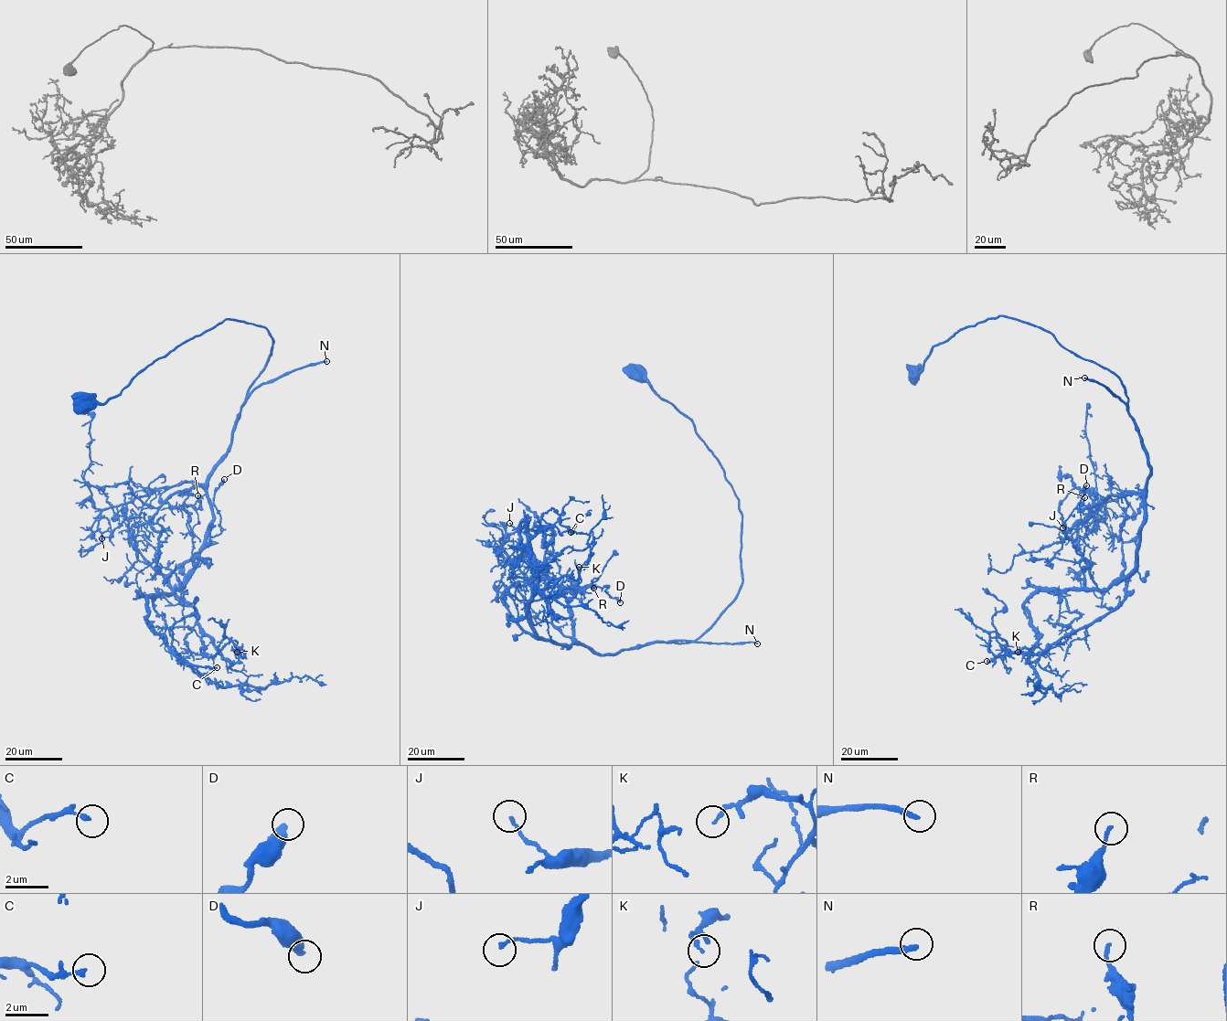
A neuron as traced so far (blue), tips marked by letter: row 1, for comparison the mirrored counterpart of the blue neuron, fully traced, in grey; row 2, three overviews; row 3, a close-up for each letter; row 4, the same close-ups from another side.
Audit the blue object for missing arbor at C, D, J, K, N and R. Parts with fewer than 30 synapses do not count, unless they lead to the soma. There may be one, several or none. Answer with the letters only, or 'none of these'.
N

